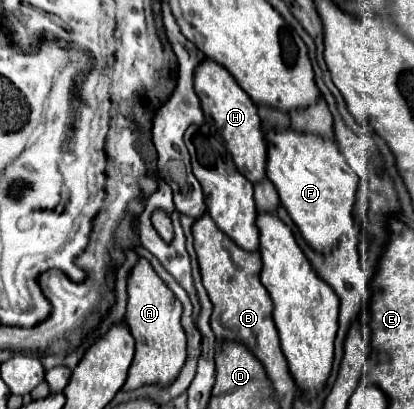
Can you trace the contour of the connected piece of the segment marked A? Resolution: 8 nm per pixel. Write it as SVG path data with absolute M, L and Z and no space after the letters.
M139 259L139 263L129 273L129 305L125 313L125 325L135 339L135 357L129 367L129 377L121 387L123 391L135 391L141 385L169 387L179 377L179 371L187 357L185 333L179 319L181 303L157 277L151 265L145 259Z

